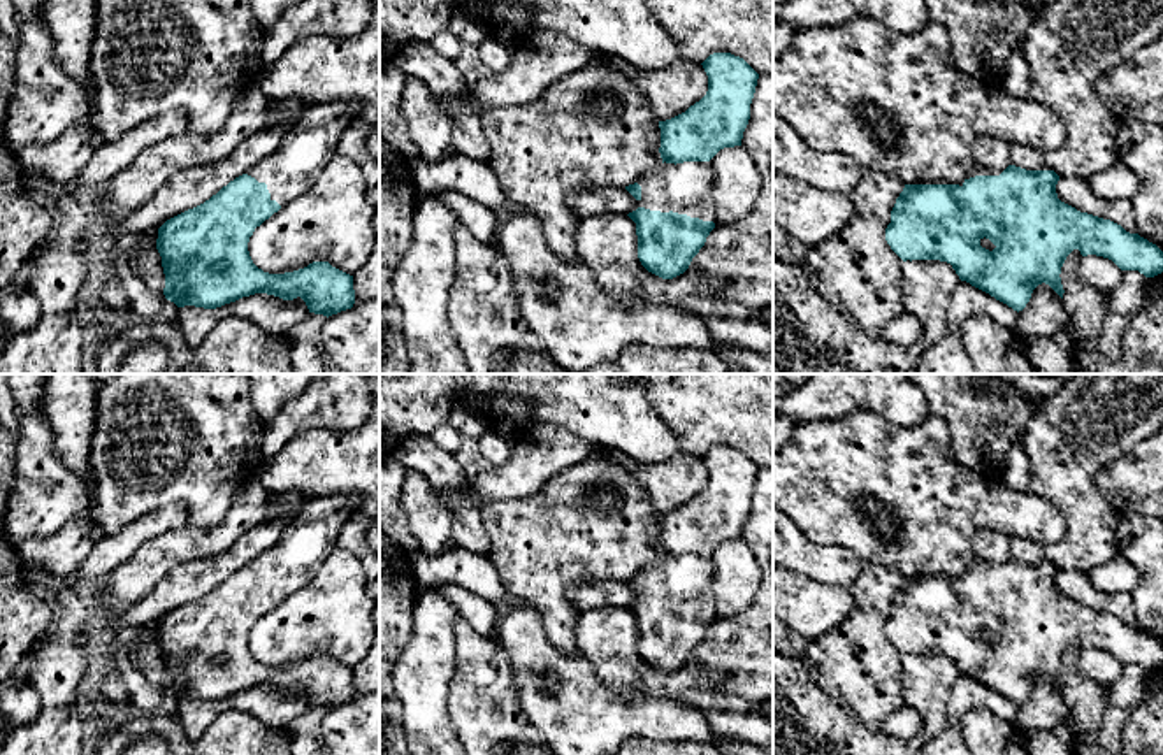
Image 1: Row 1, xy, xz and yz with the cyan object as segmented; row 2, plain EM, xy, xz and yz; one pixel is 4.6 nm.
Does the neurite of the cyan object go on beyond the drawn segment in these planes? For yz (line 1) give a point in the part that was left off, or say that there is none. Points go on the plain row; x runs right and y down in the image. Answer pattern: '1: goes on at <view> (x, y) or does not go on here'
1: goes on at yz (979, 564)

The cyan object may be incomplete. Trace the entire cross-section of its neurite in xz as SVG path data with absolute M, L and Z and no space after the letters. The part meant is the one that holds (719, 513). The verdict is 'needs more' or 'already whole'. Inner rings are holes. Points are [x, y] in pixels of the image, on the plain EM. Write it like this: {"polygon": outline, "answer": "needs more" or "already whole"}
{"polygon": "M713 446L701 458L708 469L706 488L685 506L659 514L662 557L650 569L625 579L638 593L638 602L627 608L636 616L638 651L662 672L683 667L715 622L710 553L724 541L741 539L759 472L743 451L731 446Z", "answer": "needs more"}

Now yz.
{"polygon": "M975 558L961 578L905 578L891 604L885 634L903 653L940 653L952 658L961 674L989 687L1014 704L1022 704L1033 683L1045 676L1063 692L1061 660L1079 643L1082 650L1096 648L1112 653L1121 664L1138 664L1145 671L1163 665L1163 644L1121 618L1061 595L1056 586L1059 569L1054 564L1026 564L1008 558L1003 565Z", "answer": "needs more"}

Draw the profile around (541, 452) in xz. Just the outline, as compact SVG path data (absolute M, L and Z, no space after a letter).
M536 427L518 437L506 464L480 474L466 486L478 506L536 493L555 472L582 464L594 453L625 465L648 493L657 514L671 513L708 485L701 457L680 453L659 464L638 464L627 455L585 441L564 427Z

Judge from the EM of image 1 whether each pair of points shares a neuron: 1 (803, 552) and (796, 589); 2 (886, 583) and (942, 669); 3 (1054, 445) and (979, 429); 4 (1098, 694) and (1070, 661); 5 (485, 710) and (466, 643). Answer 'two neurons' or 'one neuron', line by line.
1: two neurons
2: two neurons
3: two neurons
4: one neuron
5: one neuron

